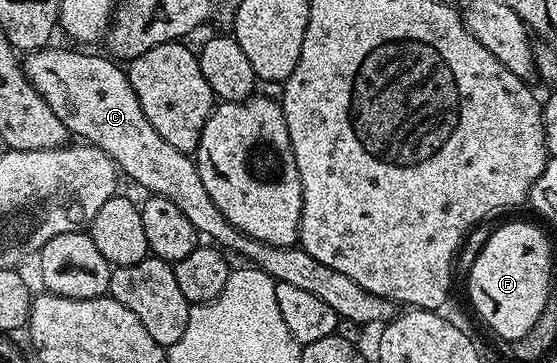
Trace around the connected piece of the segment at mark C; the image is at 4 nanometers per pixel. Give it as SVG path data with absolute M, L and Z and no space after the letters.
M81 48L53 49L34 50L24 55L23 69L29 82L35 88L35 92L39 92L39 96L43 96L43 100L47 100L47 106L51 108L51 112L55 112L55 116L59 116L59 120L63 120L63 124L69 129L69 133L74 139L107 152L107 156L111 156L118 171L124 177L126 174L135 185L142 186L146 190L144 192L146 195L171 200L171 204L175 204L175 208L179 208L179 212L183 212L183 216L187 216L187 220L191 220L191 224L197 229L197 233L202 239L216 244L222 251L228 252L230 255L238 254L241 260L248 265L267 272L267 276L271 276L276 283L291 284L295 288L304 288L314 296L319 296L319 300L323 300L323 304L335 308L338 319L355 320L356 324L370 328L370 326L377 325L380 327L397 317L398 303L387 300L383 296L375 296L371 292L367 292L367 288L359 288L359 284L355 284L355 280L343 276L343 272L335 272L335 268L327 268L327 264L315 260L315 256L311 256L311 252L302 250L300 245L272 246L269 242L255 240L239 228L235 228L235 224L231 224L227 220L227 216L223 216L223 212L219 212L219 208L215 208L211 196L207 196L207 188L203 188L203 180L199 180L196 161L190 155L179 152L179 148L167 144L167 140L163 140L163 136L159 136L159 132L155 132L155 128L151 128L151 120L147 120L147 116L143 116L143 108L135 96L135 88L131 88L128 73L122 67L120 70L117 67L120 65L112 57L106 56L104 53L102 53L103 55L84 54L81 51L84 49Z

